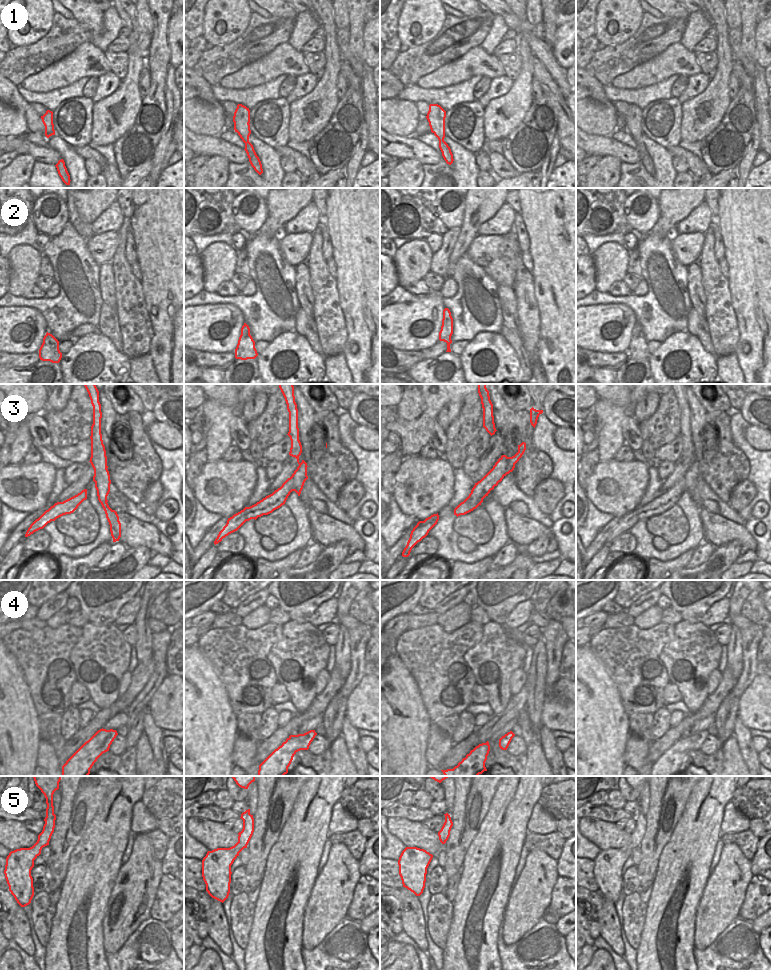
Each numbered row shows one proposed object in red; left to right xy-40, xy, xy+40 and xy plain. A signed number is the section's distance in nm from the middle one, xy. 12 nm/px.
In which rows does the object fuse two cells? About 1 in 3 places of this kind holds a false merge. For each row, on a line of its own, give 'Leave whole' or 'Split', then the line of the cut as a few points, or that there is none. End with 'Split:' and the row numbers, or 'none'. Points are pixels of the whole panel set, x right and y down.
1: Leave whole. No split
2: Leave whole. No split
3: Split. Split along xy (304, 481), (293, 490)
4: Leave whole. No split
5: Leave whole. No split
Split: 3.

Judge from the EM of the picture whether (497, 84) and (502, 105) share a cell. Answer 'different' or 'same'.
different

